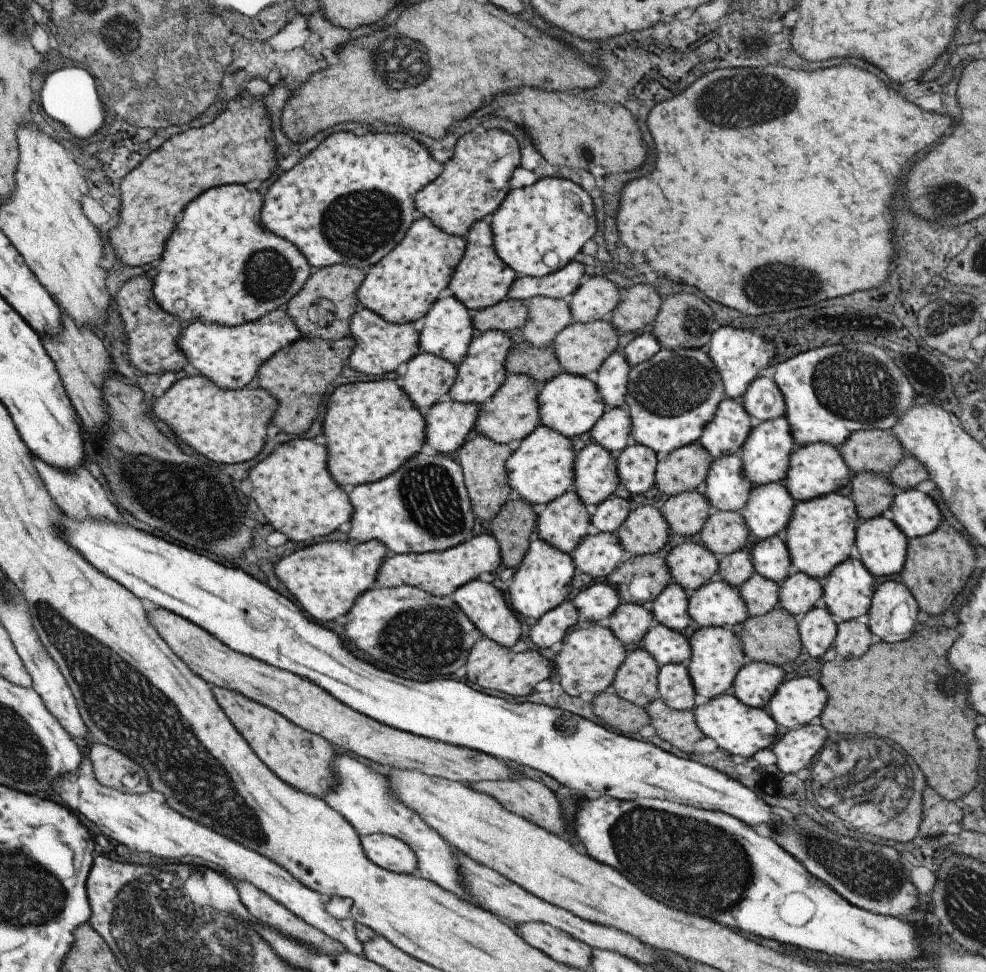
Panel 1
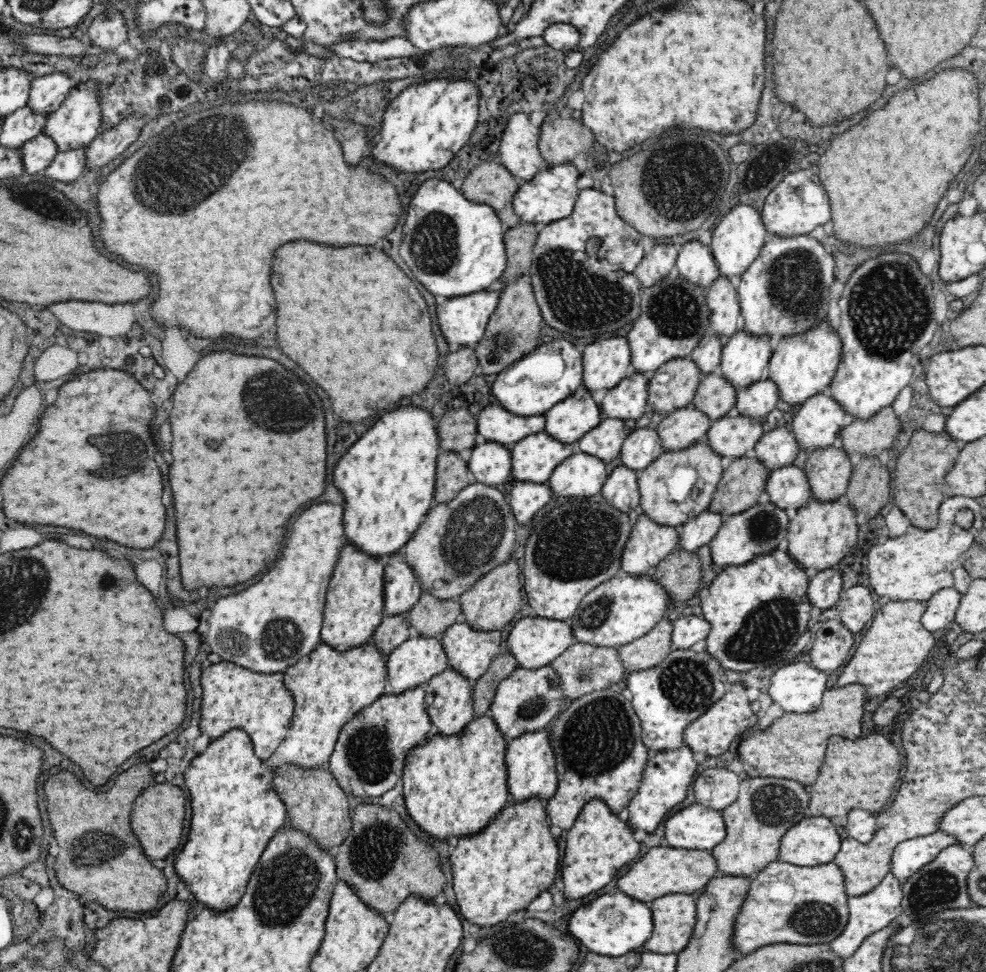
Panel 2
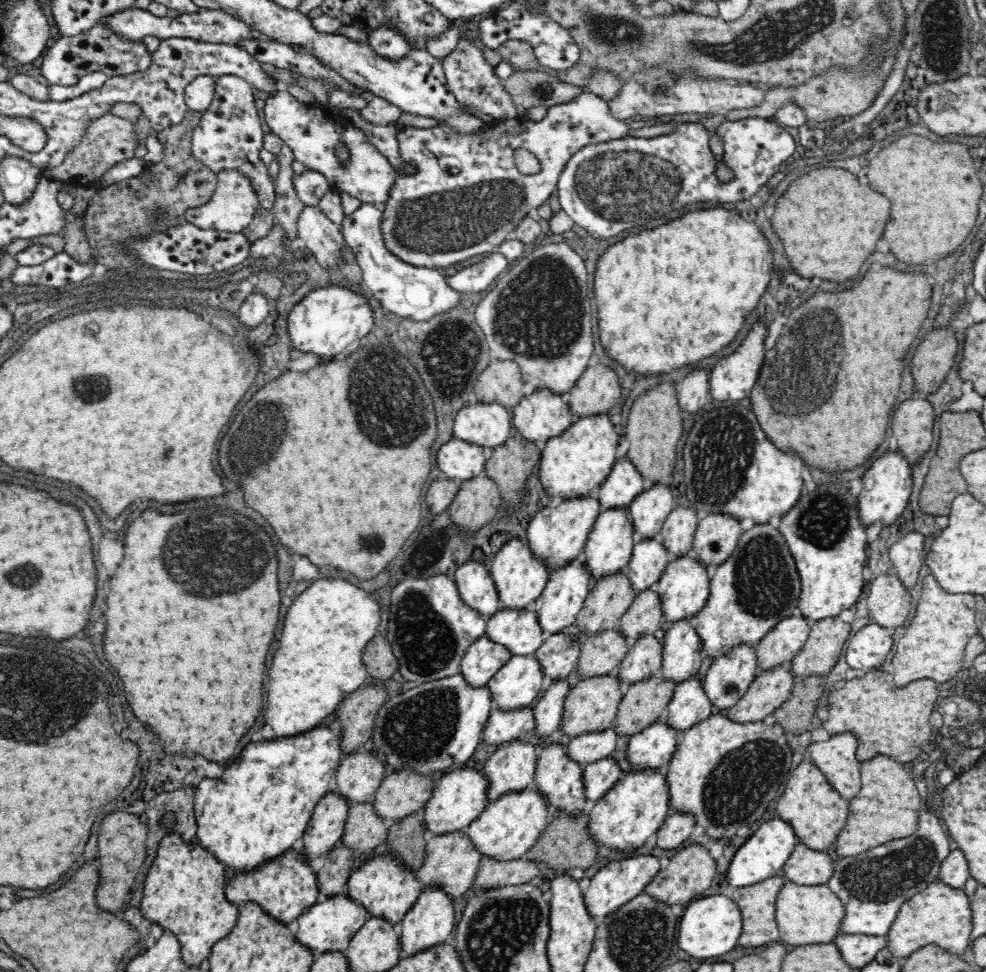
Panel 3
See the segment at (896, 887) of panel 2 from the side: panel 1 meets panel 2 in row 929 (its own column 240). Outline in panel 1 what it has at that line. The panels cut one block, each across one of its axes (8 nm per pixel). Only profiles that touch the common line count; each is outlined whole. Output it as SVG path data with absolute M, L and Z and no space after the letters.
M81 754L81 764L75 772L63 774L55 780L49 782L51 790L60 796L61 800L67 804L70 810L79 812L99 828L99 832L107 837L111 842L117 842L121 847L127 848L131 852L145 852L155 856L155 858L165 858L165 860L179 860L183 856L191 858L203 858L209 864L215 864L227 872L233 882L247 882L251 886L257 886L259 892L267 894L273 898L277 904L287 908L291 914L307 922L317 930L321 930L339 942L345 951L354 955L363 955L363 941L355 934L355 922L352 918L333 918L323 910L323 896L317 896L317 892L303 886L297 882L297 878L291 878L283 866L271 862L263 854L255 850L247 850L247 846L241 846L239 842L233 842L231 838L219 834L218 831L211 830L195 820L191 820L170 806L163 800L162 794L157 791L149 791L143 794L132 795L107 786L101 786L95 776L91 762L87 760L87 754Z

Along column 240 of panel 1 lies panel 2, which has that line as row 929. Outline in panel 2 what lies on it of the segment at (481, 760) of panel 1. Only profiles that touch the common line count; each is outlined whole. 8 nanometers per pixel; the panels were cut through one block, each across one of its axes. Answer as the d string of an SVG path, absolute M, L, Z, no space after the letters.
M669 894L657 898L649 904L653 912L653 931L644 948L650 948L655 953L677 955L688 946L690 937L693 935L697 921L697 904L692 895Z

